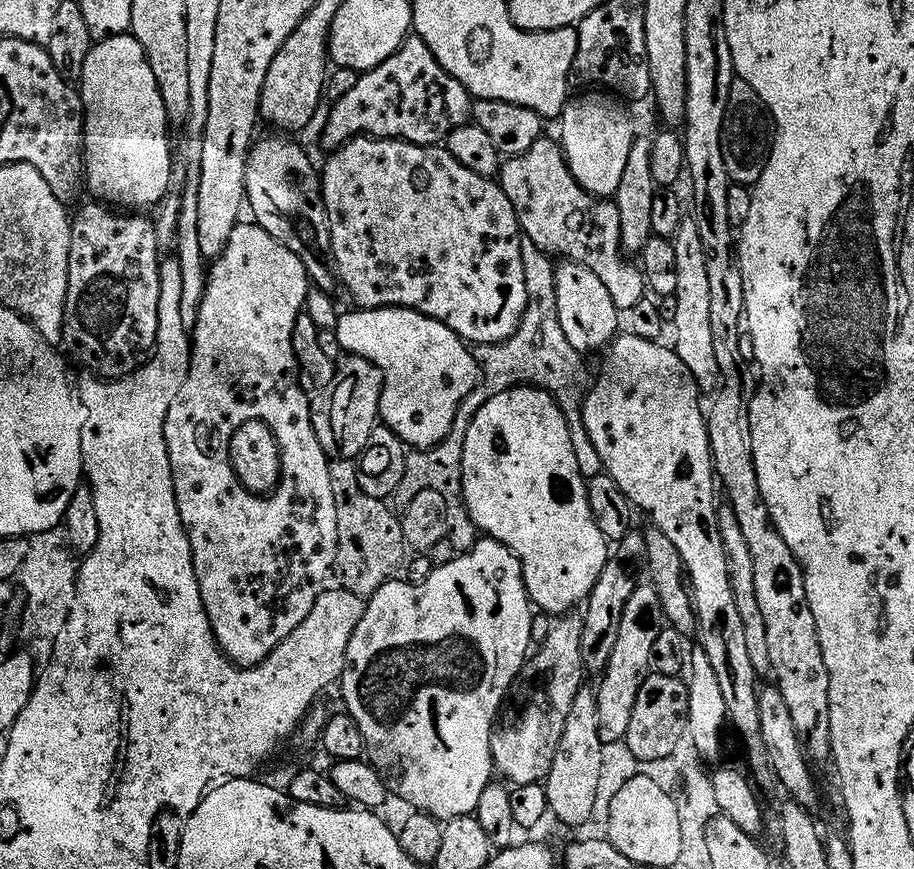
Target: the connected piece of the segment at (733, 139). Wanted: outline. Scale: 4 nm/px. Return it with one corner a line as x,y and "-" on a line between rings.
739,78
733,79
722,126
722,159
726,162
729,181
736,186
755,186
770,162
774,145
776,126
772,122
772,114
766,102
762,102
762,98
754,94
754,86

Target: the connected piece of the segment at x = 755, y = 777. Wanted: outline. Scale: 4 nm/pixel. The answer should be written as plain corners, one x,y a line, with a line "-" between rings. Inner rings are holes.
627,334
617,335
607,349
608,361
604,364
604,369
600,372
600,377
595,377
594,383
591,385
590,391
584,397
584,421
586,422
586,434
590,434
590,442
594,446
594,450
598,450
598,458
602,458
602,466
604,472
610,478
614,478
614,482
618,482
618,486
622,490
622,494
626,494
628,501
632,503
633,509
645,512
652,519
651,523
658,530
662,530
662,534
666,534
666,538
670,538
670,542
674,542
674,550
678,550
678,554
684,563
686,573
686,583
692,594
692,606
696,610
696,632
700,636
699,647
710,658
710,666
714,666
714,674
718,674
718,683
722,686
722,698
726,698
726,710
728,711
728,720
736,727
738,735
744,739
744,748
748,751
748,764
752,767
750,771
751,779
754,781
755,787
761,793
772,796
778,792
778,781
776,772
772,768
772,763
768,757
768,751
762,740
762,718
758,716
758,702
760,701
760,693
758,691
758,677
754,670
754,662
750,662
750,653
746,647
746,626
742,626
742,617
738,614
738,605
734,603
734,586
730,586
730,566
726,566
726,546
722,546
722,534
718,530
718,503
716,504
716,492
718,496
718,481
714,475
712,467
712,451
710,450
710,442
708,441
708,422
706,419
705,409
700,409
700,392
701,385
690,374
690,370
682,362
682,358
678,358
678,354
671,347
663,348
663,343
647,340
646,338
638,338

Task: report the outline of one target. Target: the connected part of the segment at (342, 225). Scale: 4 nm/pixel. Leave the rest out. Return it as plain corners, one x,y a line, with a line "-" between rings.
357,138
348,141
342,148
331,153
328,165
322,168
322,187
324,205
328,211
330,234
332,235
332,256
336,260
336,270
342,288
352,295
357,309
366,308
412,308
415,312
426,314
454,330
469,345
487,346
501,344
520,329
524,311
528,305
526,294
526,270
522,266
522,233
510,198
500,189
495,179
473,174
466,170
450,153
440,146
421,146
406,144
402,140
377,140

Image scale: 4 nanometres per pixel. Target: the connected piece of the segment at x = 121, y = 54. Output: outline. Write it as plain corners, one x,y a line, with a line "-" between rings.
112,36
109,40
93,43
78,81
78,91
84,103
84,179
87,191
91,195
93,192
97,201
120,210
155,209
172,186
174,163
172,144
168,141
170,125
166,106
162,106
158,82
154,82
154,70
150,70
150,62
135,36

